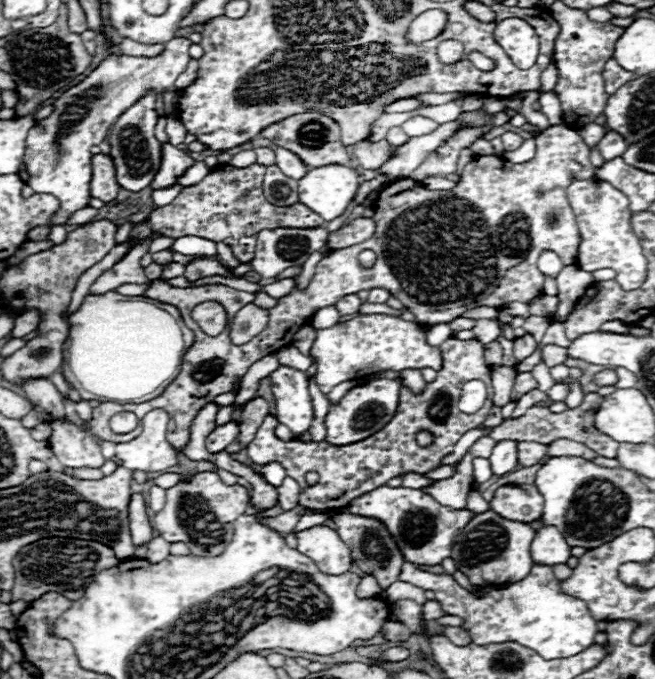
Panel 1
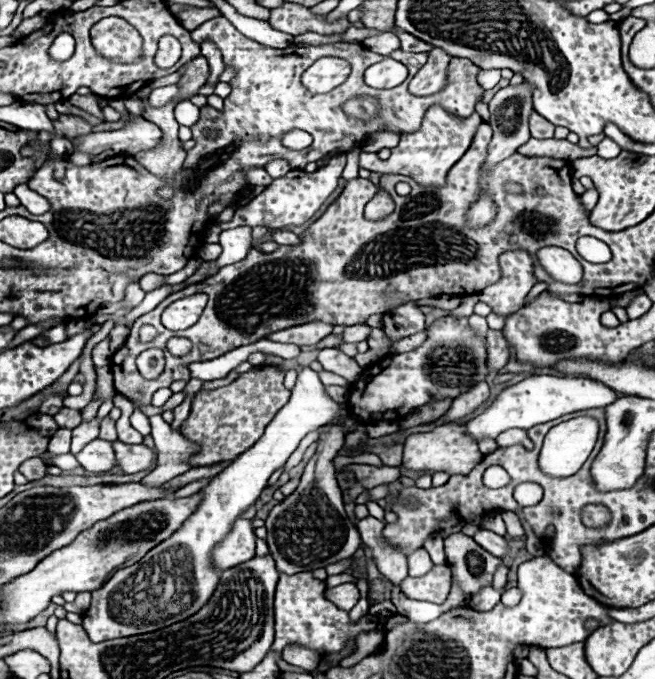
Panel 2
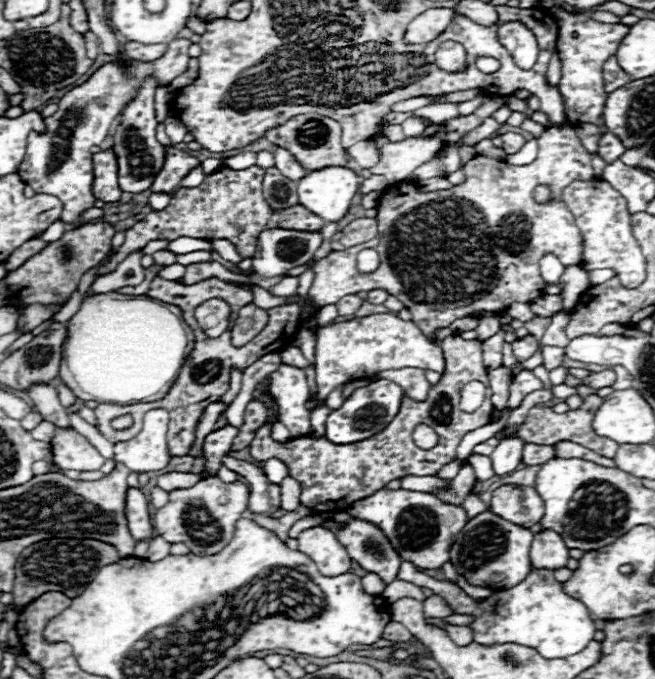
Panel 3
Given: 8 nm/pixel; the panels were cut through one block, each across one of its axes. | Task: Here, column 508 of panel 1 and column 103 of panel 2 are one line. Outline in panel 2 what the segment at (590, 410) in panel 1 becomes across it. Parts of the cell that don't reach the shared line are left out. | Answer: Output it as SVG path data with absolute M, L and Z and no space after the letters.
M104 418L102 420L102 426L100 426L100 438L102 440L108 440L108 442L114 442L114 440L118 440L118 434L116 434L116 426L114 426L116 422L112 420L112 418Z

